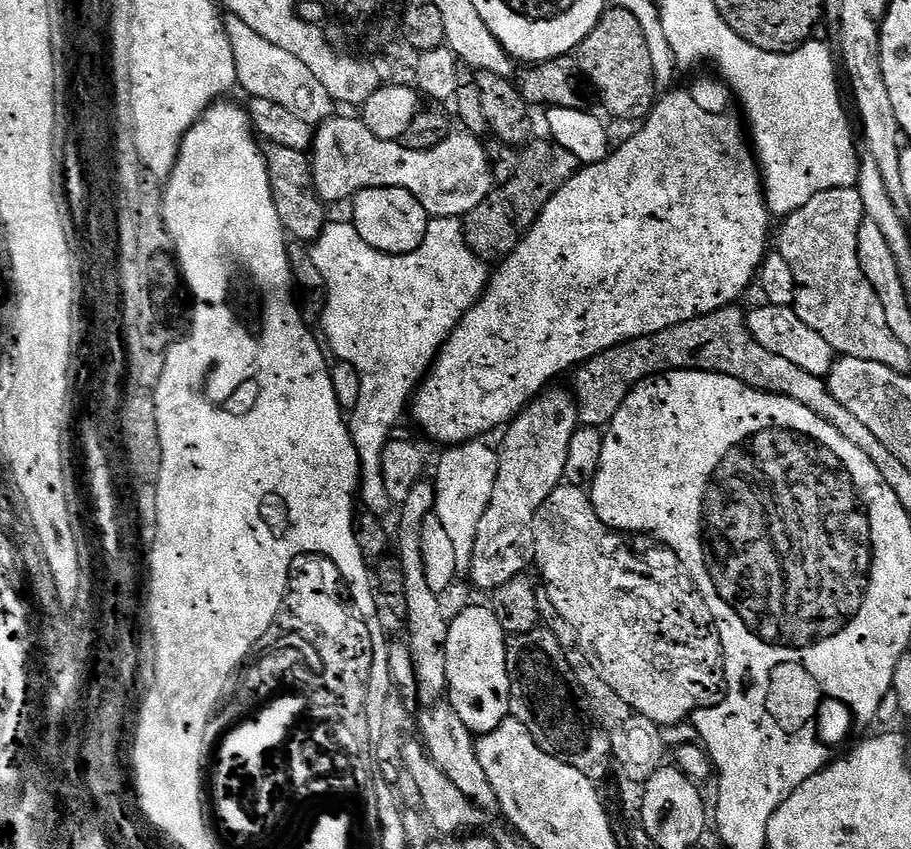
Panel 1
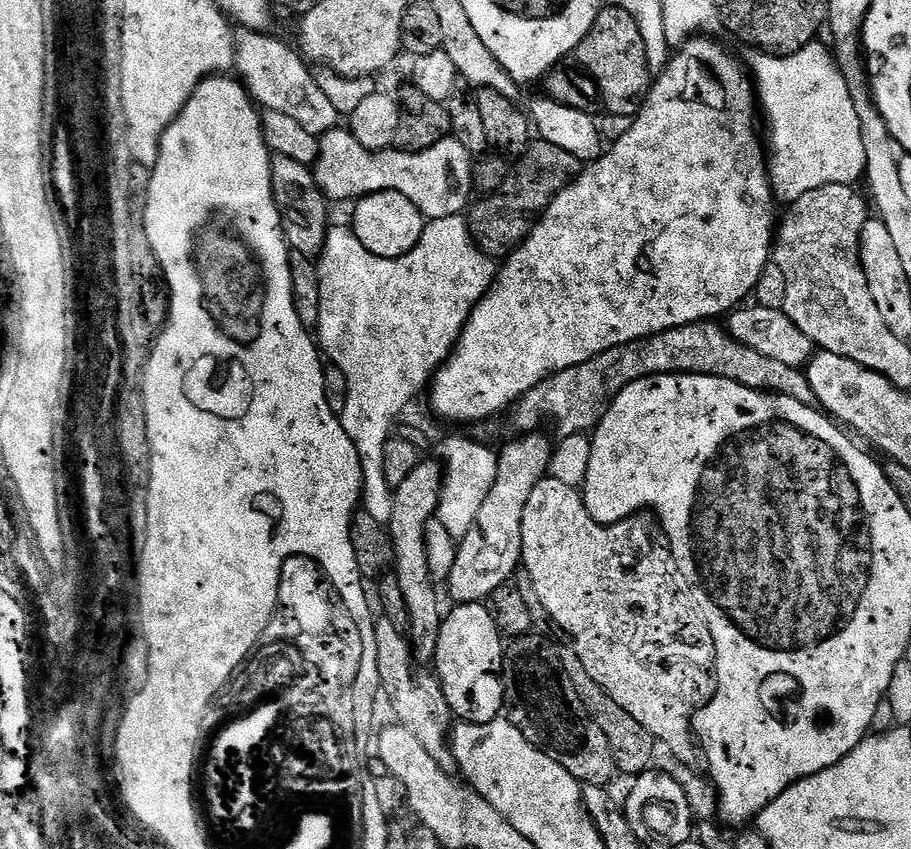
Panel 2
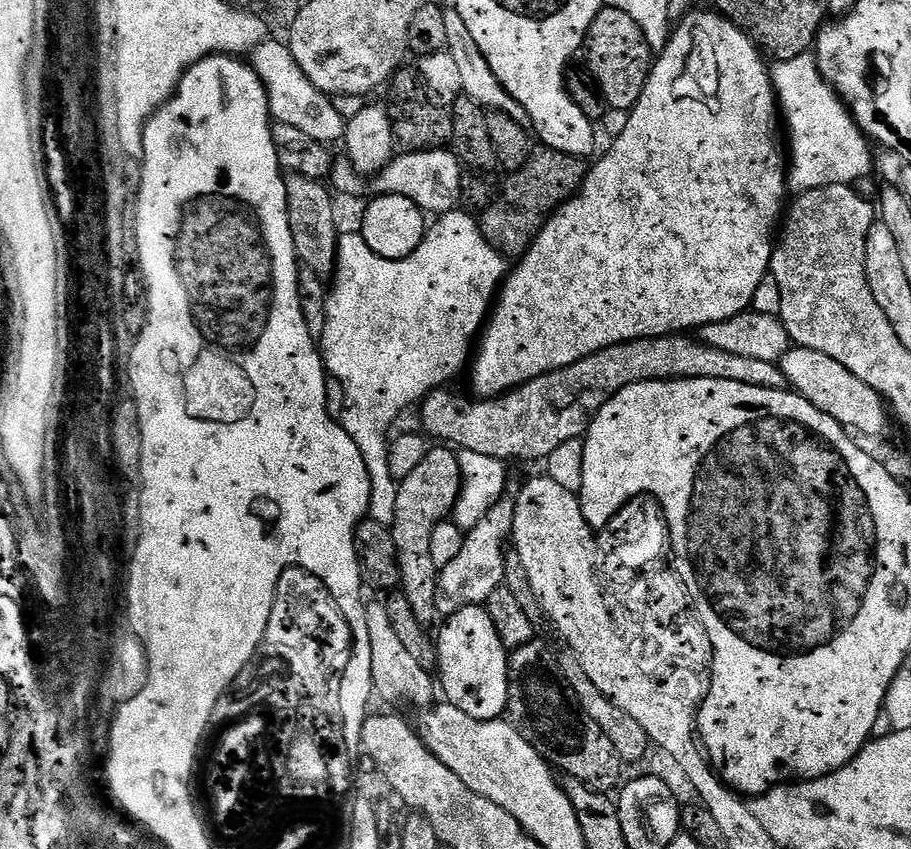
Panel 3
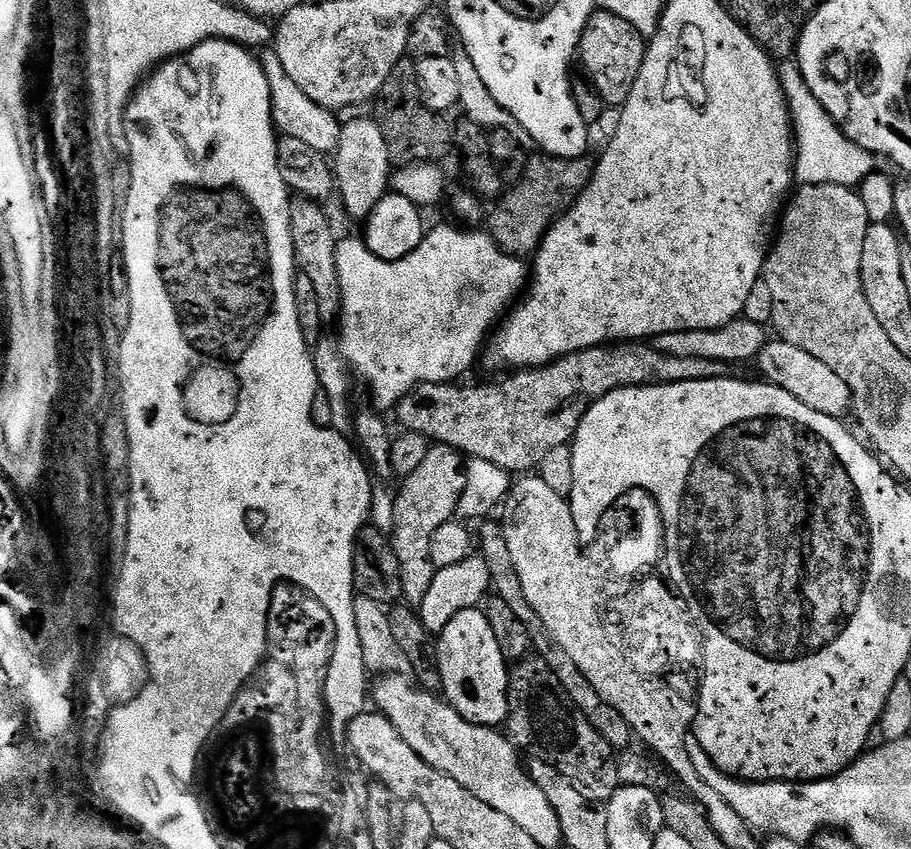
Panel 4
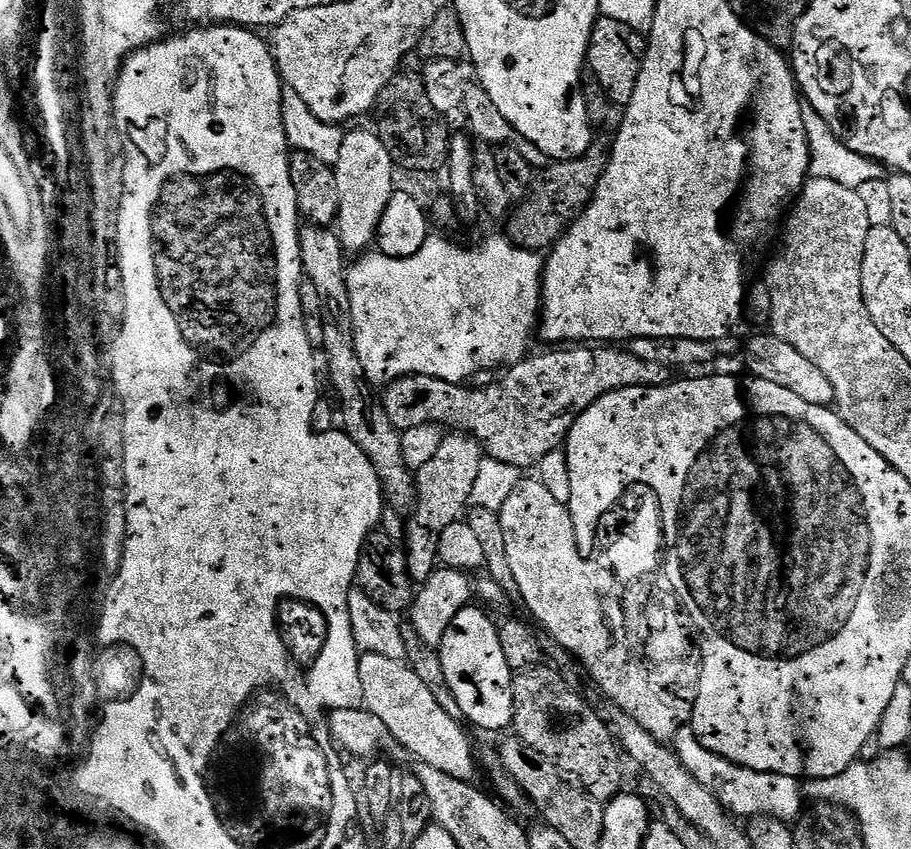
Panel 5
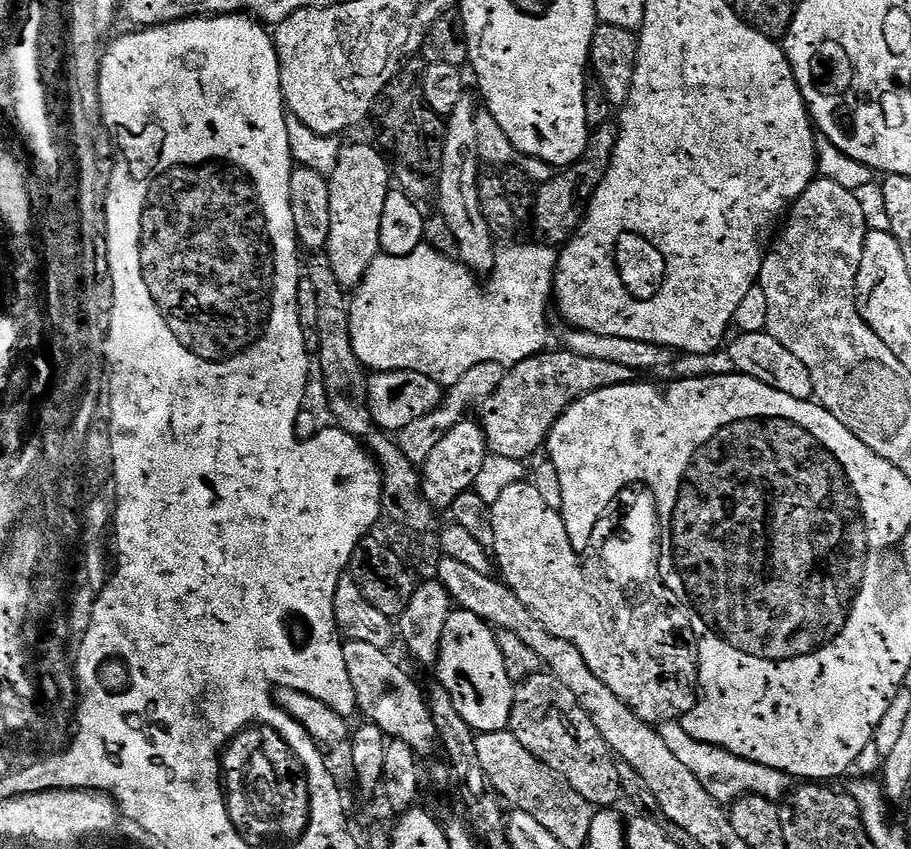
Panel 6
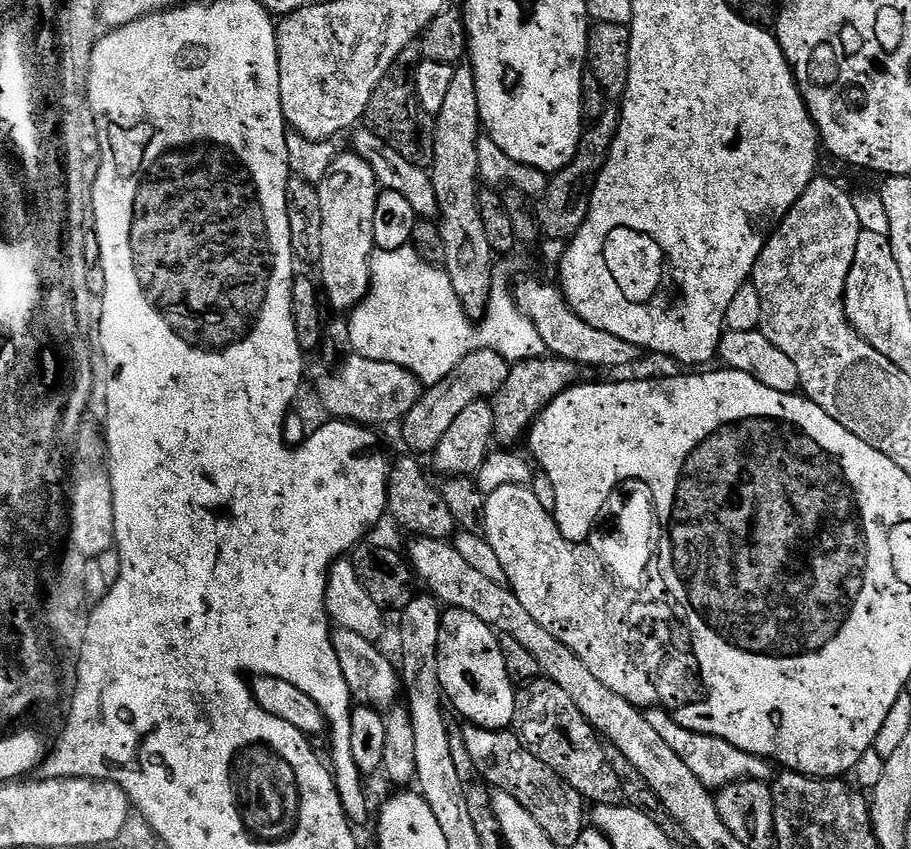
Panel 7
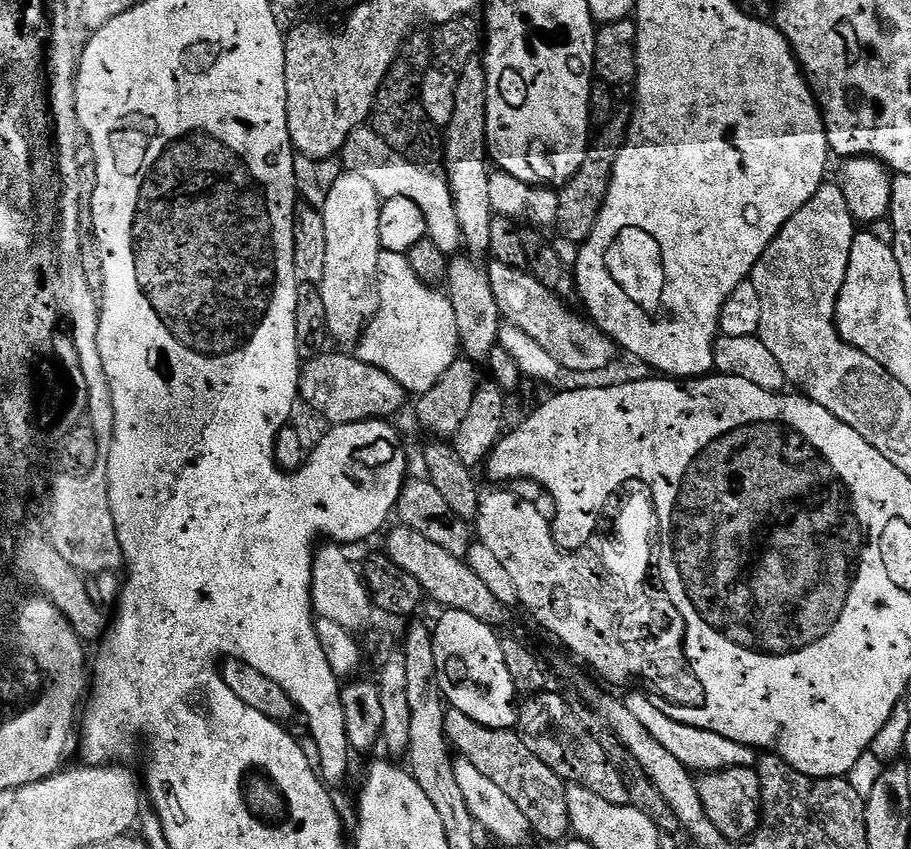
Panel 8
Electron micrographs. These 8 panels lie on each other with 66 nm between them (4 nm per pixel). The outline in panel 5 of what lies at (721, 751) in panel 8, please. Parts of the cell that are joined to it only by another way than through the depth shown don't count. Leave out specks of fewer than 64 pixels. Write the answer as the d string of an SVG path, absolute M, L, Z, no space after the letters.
M685 727L680 728L677 734L678 755L682 766L690 770L718 798L722 807L728 809L733 817L751 818L753 816L773 816L785 822L792 822L801 815L800 799L804 792L800 789L801 781L795 776L783 776L782 774L770 774L762 770L750 770L746 766L738 766L710 750L706 746L696 743L695 736L688 734Z

